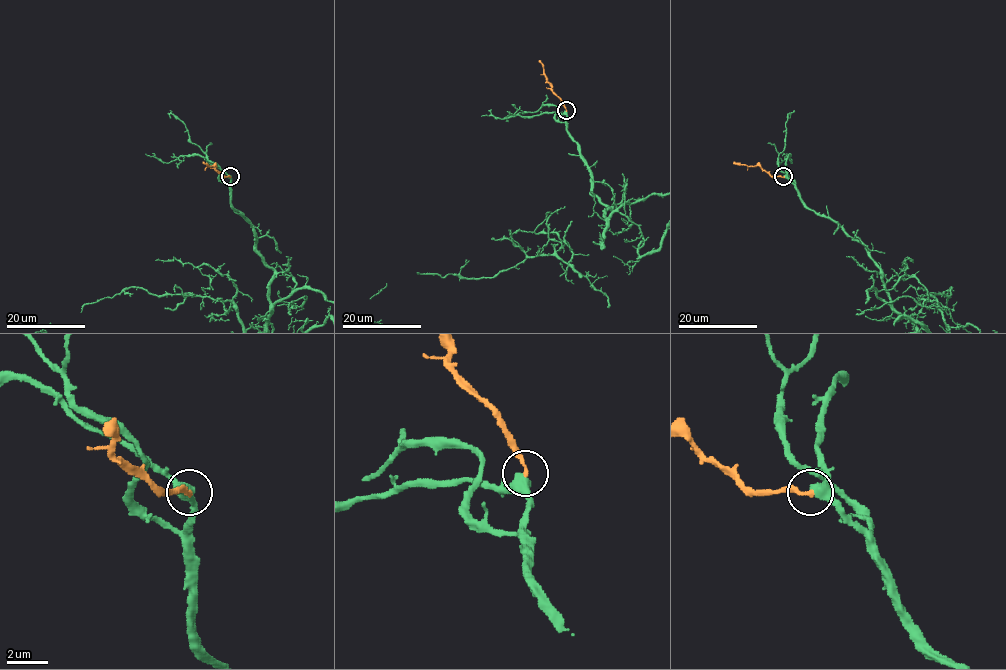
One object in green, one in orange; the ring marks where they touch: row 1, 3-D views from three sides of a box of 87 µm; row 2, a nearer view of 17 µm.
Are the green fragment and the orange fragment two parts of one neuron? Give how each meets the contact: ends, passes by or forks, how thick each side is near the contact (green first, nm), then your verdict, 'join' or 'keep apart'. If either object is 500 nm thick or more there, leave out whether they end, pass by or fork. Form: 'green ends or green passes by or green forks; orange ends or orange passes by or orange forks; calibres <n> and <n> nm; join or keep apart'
green passes by; orange ends; calibres 420 and 200 nm; join

